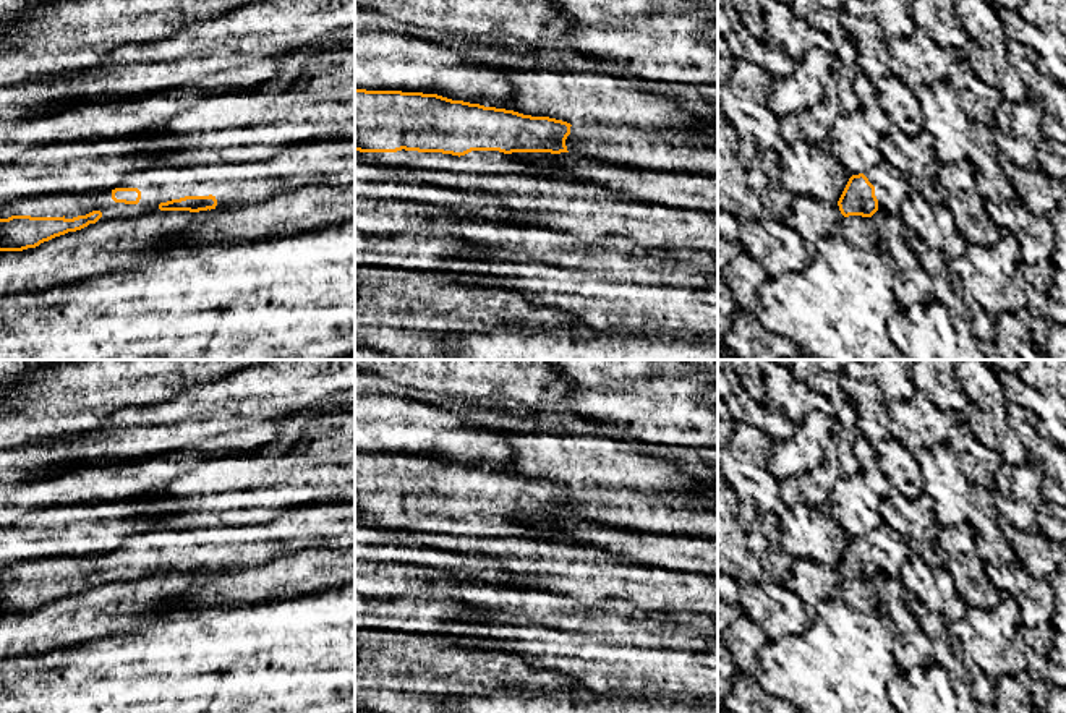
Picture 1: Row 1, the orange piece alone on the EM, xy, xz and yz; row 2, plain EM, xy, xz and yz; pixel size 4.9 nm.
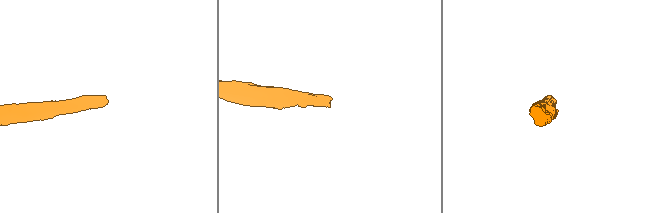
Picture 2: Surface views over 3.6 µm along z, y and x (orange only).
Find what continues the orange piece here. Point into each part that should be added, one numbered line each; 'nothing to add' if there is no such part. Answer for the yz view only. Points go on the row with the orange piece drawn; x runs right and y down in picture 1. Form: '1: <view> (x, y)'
1: yz (891, 187)

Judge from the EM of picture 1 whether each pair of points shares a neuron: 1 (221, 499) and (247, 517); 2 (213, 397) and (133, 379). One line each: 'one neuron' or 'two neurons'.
1: one neuron
2: two neurons

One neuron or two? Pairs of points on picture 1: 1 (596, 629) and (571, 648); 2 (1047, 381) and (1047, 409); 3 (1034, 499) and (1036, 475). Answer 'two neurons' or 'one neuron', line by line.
1: two neurons
2: one neuron
3: one neuron

